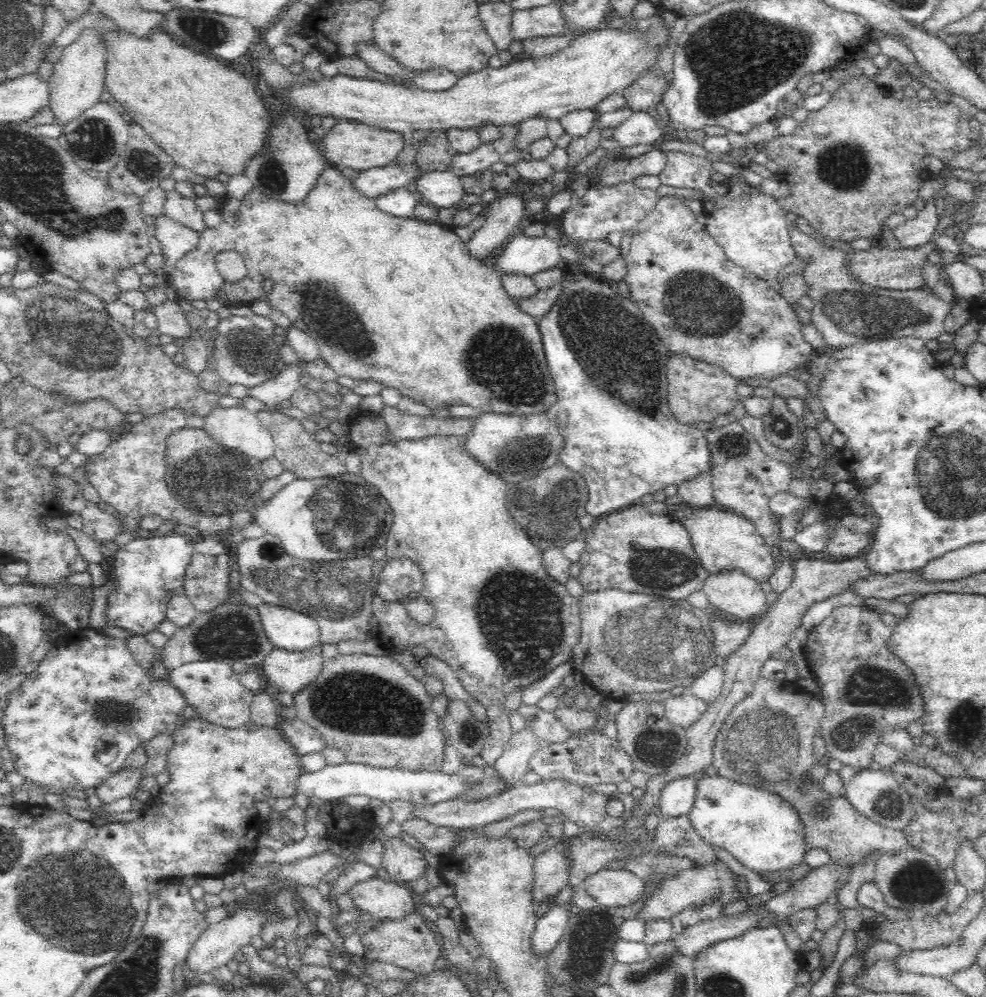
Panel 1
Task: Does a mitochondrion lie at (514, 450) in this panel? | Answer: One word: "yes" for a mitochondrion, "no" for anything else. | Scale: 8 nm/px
yes

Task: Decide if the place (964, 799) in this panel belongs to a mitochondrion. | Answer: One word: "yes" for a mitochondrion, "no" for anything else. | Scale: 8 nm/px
no

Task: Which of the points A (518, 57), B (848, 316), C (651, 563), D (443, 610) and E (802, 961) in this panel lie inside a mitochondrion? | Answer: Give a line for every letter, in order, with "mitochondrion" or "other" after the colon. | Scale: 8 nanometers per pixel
A: other
B: mitochondrion
C: mitochondrion
D: other
E: other

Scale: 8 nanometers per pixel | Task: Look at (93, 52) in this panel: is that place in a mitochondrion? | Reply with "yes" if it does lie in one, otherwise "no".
no

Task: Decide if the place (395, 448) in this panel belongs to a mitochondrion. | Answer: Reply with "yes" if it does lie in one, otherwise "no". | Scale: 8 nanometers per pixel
no

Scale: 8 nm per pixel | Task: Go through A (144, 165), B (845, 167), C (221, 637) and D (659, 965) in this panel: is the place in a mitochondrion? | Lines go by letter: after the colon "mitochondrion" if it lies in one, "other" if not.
A: mitochondrion
B: mitochondrion
C: mitochondrion
D: mitochondrion

